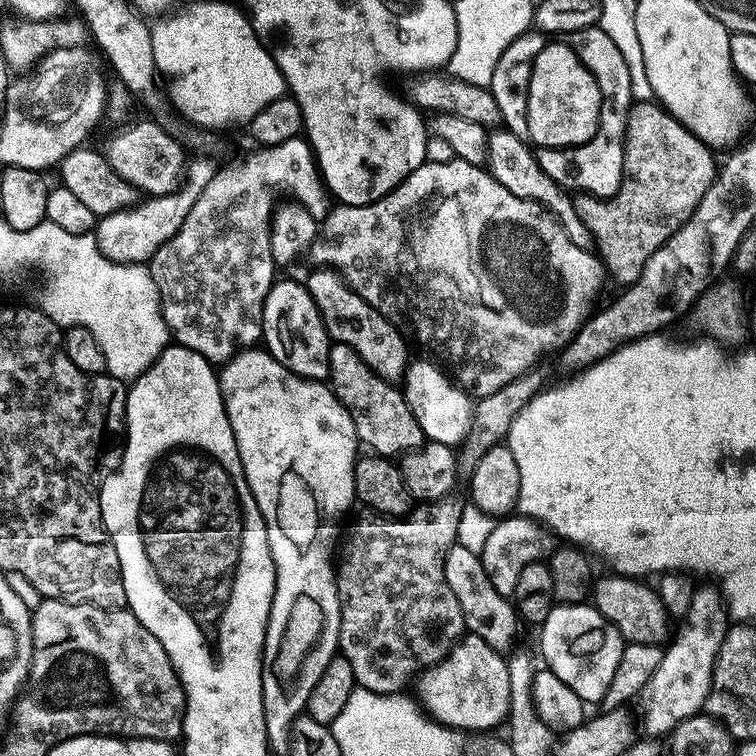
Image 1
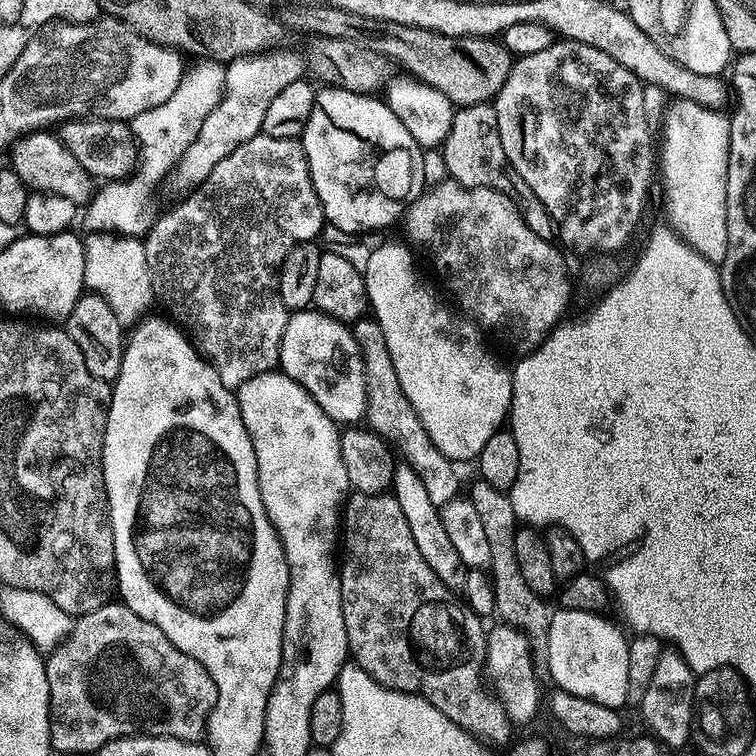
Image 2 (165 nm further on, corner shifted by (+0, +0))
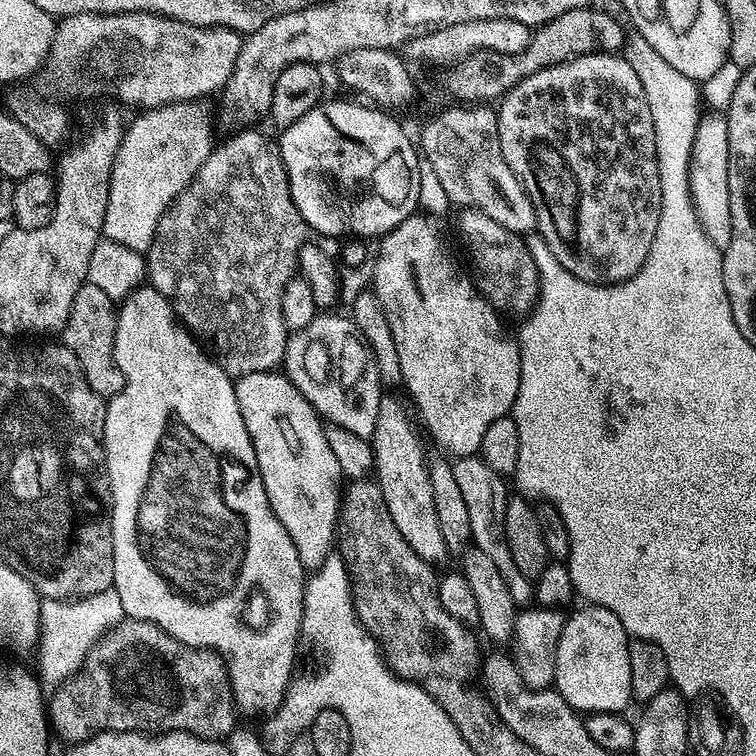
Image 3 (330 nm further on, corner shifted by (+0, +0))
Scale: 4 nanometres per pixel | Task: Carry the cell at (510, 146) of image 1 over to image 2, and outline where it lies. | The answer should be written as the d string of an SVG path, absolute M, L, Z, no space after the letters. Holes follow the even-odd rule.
M491 103L472 104L457 107L450 134L444 139L442 151L446 158L446 170L456 183L467 188L493 188L515 200L526 226L538 234L538 238L552 240L557 235L556 225L552 223L550 214L542 202L526 186L523 178L516 173L514 166L506 158L506 150L502 150L502 138L498 138L498 118L496 109Z

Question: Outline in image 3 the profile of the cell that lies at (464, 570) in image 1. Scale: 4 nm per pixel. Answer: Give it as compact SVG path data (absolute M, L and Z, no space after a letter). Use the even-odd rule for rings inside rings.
M388 394L381 395L378 402L378 422L374 422L374 434L370 437L374 457L374 479L380 485L382 498L386 498L386 510L390 510L390 518L394 518L394 526L398 526L398 534L406 538L410 550L414 550L418 558L430 565L439 566L443 560L449 559L449 554L446 541L442 539L442 526L438 526L438 510L434 510L430 459L428 460L427 454L424 453L425 437L409 405L405 404L398 397Z

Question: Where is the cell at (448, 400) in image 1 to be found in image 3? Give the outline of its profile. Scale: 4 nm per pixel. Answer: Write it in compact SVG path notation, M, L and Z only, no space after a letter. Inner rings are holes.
M413 214L408 216L400 225L389 232L387 236L379 241L380 253L375 253L376 269L372 272L372 284L377 298L382 302L382 310L386 310L386 318L390 322L390 334L394 334L394 346L398 346L398 362L400 363L400 379L403 387L408 387L408 392L412 395L411 403L416 403L415 411L420 411L419 419L424 419L423 427L428 427L427 435L437 440L448 452L453 452L453 457L477 455L482 446L482 434L493 422L498 422L498 418L509 415L518 398L518 382L520 381L520 346L515 335L512 336L504 329L501 313L492 307L492 303L483 296L479 287L474 283L473 277L460 269L458 261L452 257L452 252L448 249L448 244L444 241L444 236L440 233L440 228L435 219L427 214Z

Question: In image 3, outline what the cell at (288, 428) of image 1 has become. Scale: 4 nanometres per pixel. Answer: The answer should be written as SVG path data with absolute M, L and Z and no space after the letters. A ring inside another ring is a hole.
M279 371L246 374L239 377L235 381L235 385L238 410L242 414L242 422L246 422L246 430L250 434L250 442L254 446L254 454L258 458L258 470L262 474L262 482L266 486L268 505L274 510L278 522L282 522L282 526L286 526L286 530L298 550L300 561L309 569L315 570L333 551L334 541L338 536L338 517L342 499L340 467L334 459L330 445L326 443L321 417L313 408L312 403L296 389L287 375L281 374Z

